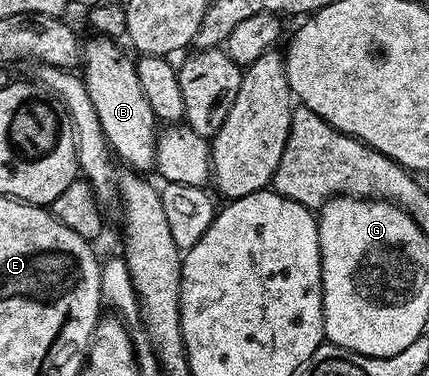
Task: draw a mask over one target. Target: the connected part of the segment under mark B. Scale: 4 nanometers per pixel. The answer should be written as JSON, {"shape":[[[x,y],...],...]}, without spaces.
{"shape":[[[94,37],[83,42],[81,77],[93,108],[97,108],[97,120],[101,120],[110,152],[136,172],[150,171],[155,164],[157,119],[153,108],[149,108],[149,100],[145,100],[141,80],[137,80],[132,55],[127,55],[114,38]]]}

